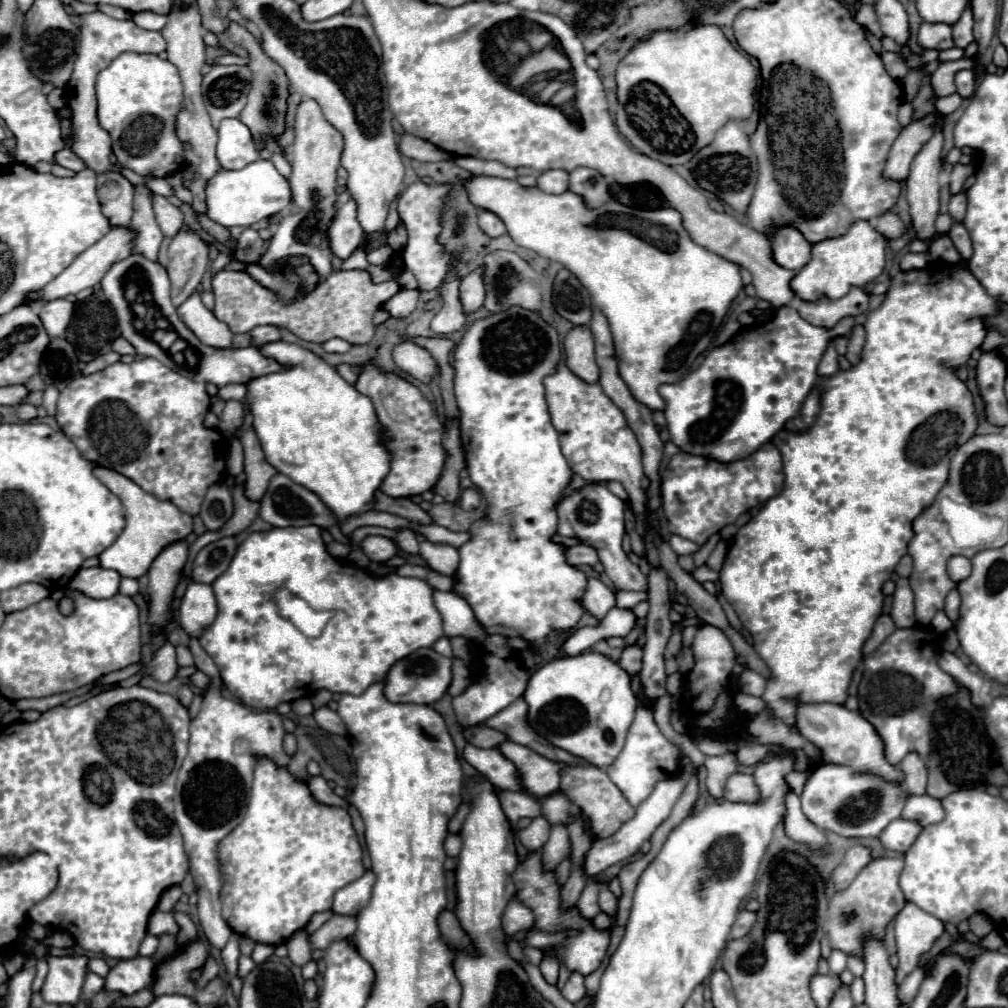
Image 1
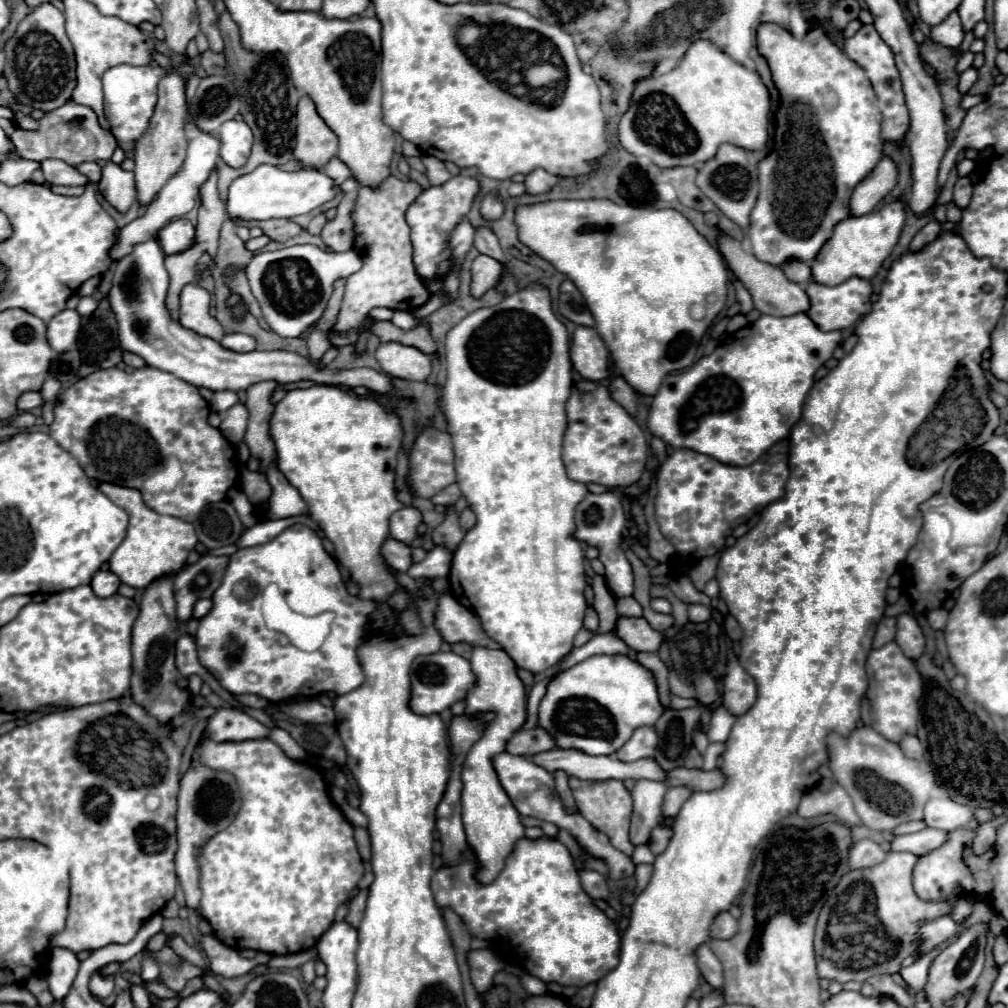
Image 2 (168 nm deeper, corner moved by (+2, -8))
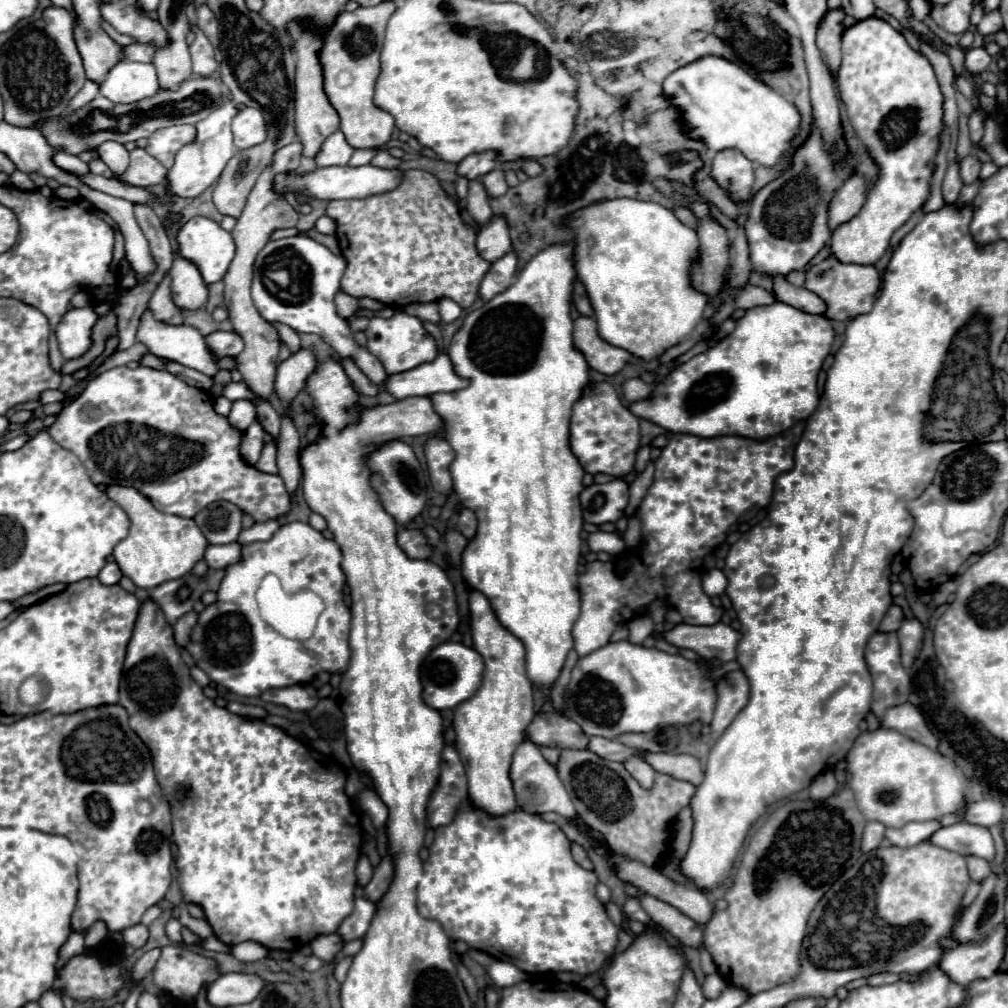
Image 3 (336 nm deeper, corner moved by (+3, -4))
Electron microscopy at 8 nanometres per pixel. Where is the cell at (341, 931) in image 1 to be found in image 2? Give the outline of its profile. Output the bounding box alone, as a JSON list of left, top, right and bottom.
[344,891,368,927]

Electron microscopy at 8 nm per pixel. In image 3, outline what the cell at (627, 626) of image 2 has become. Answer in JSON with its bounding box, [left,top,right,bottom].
[665,623,741,661]

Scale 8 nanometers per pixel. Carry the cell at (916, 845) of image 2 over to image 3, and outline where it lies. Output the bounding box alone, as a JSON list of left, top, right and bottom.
[931,823,995,861]

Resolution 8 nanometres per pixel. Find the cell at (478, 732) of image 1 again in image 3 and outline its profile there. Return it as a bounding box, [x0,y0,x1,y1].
[527,711,589,749]

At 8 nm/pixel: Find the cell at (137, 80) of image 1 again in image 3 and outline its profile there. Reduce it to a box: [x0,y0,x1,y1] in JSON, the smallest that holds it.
[101,61,159,103]

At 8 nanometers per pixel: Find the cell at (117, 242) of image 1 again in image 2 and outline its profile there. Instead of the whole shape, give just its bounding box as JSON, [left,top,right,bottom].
[108,133,220,261]

